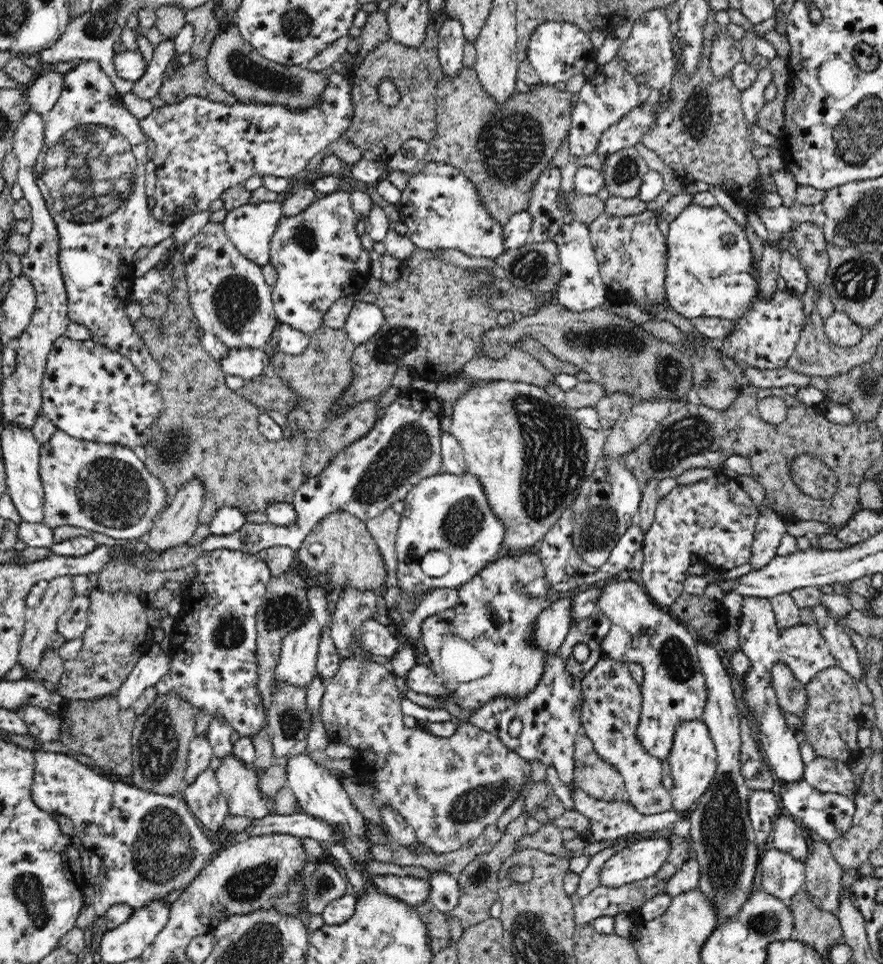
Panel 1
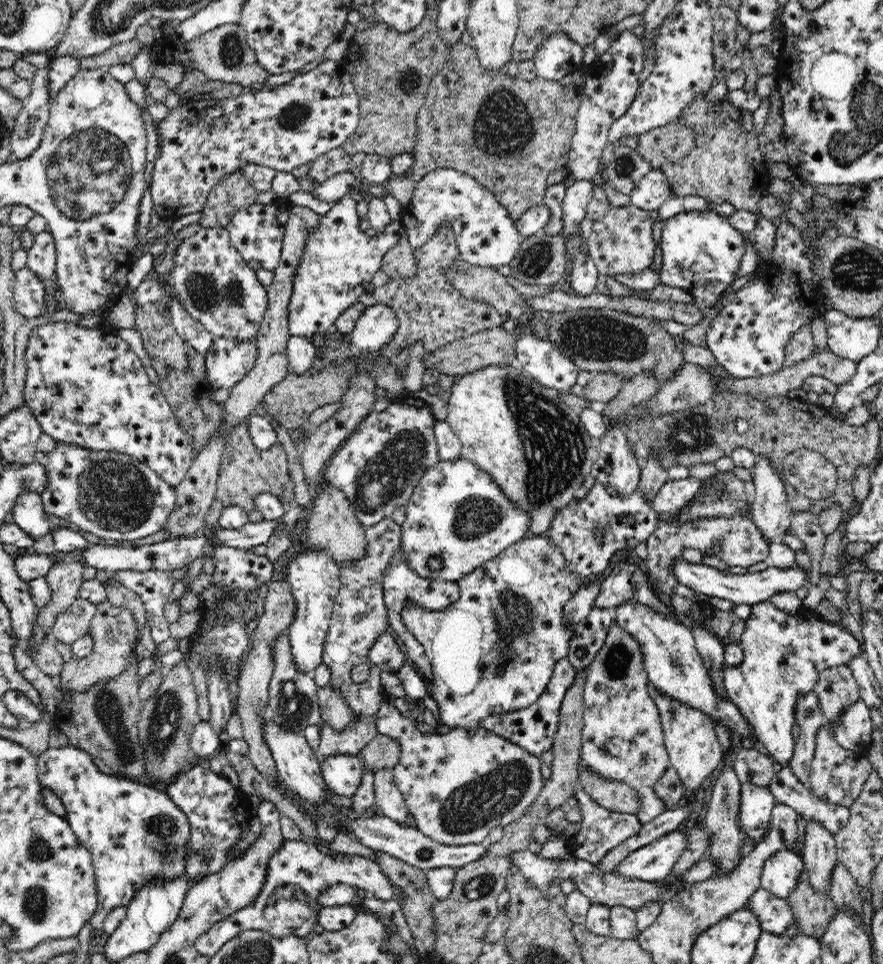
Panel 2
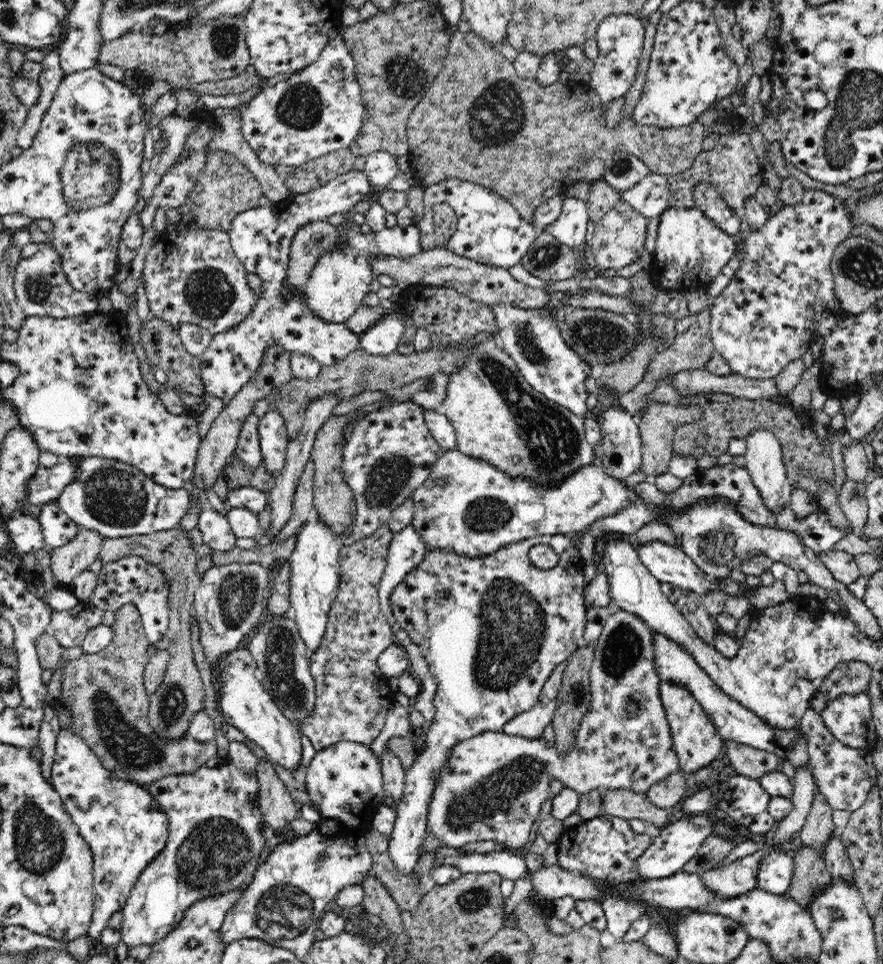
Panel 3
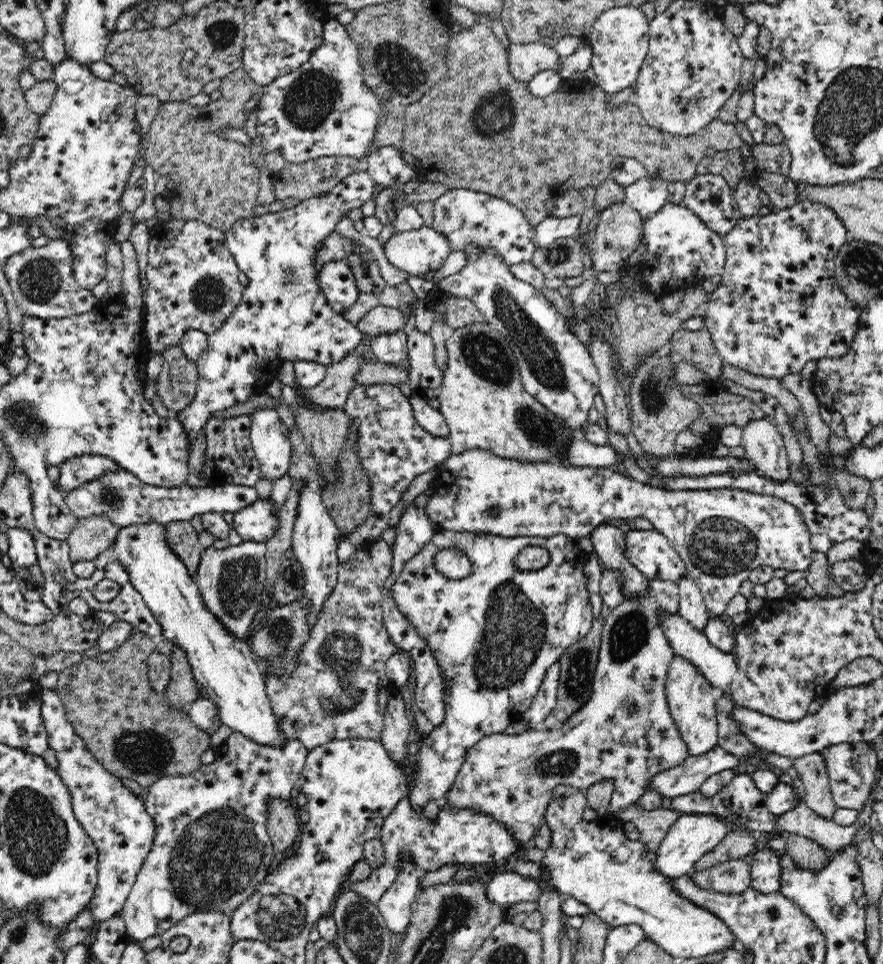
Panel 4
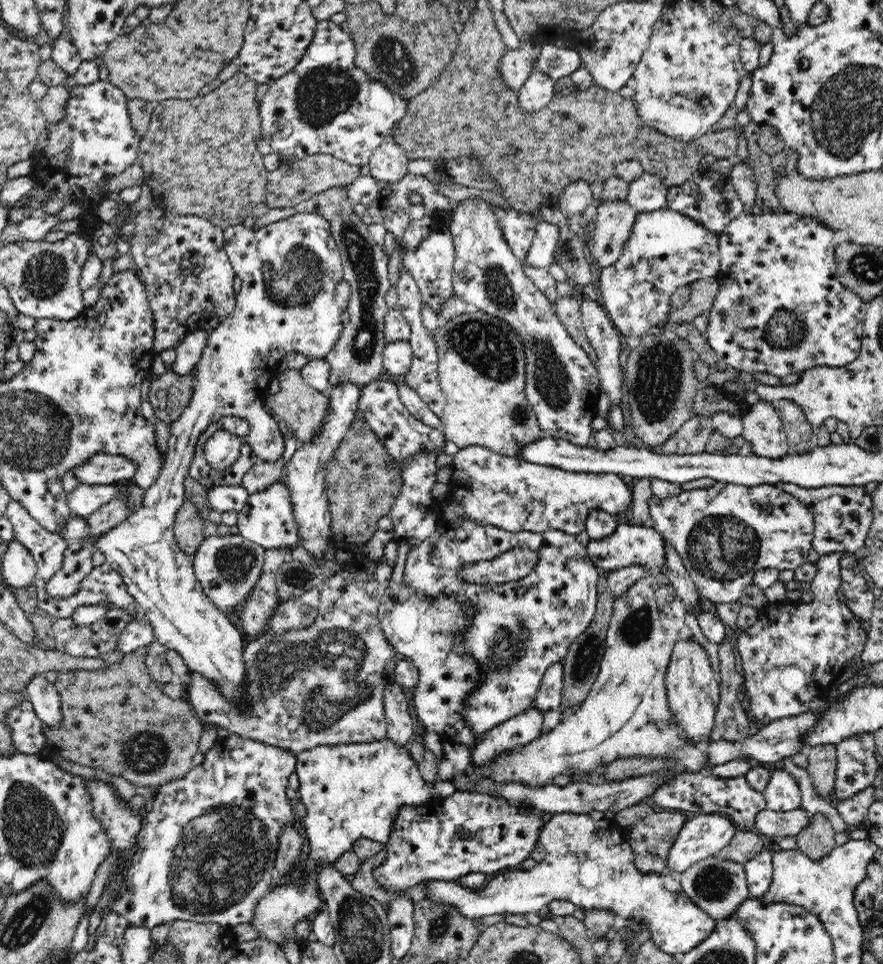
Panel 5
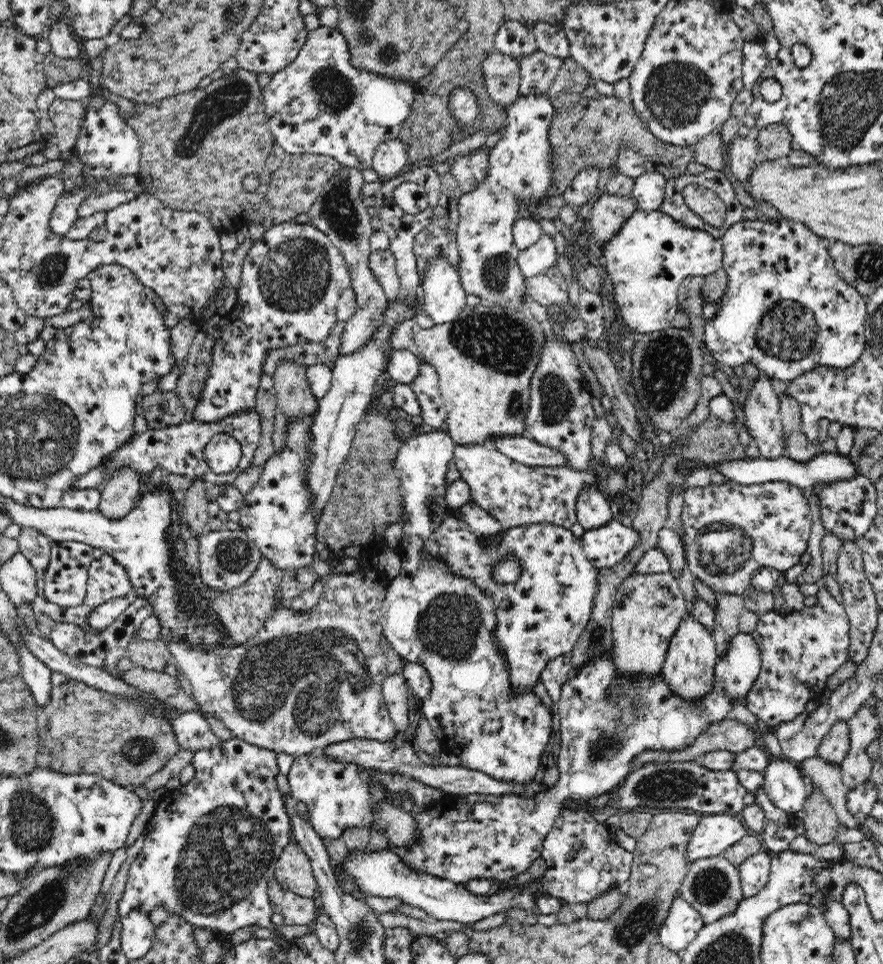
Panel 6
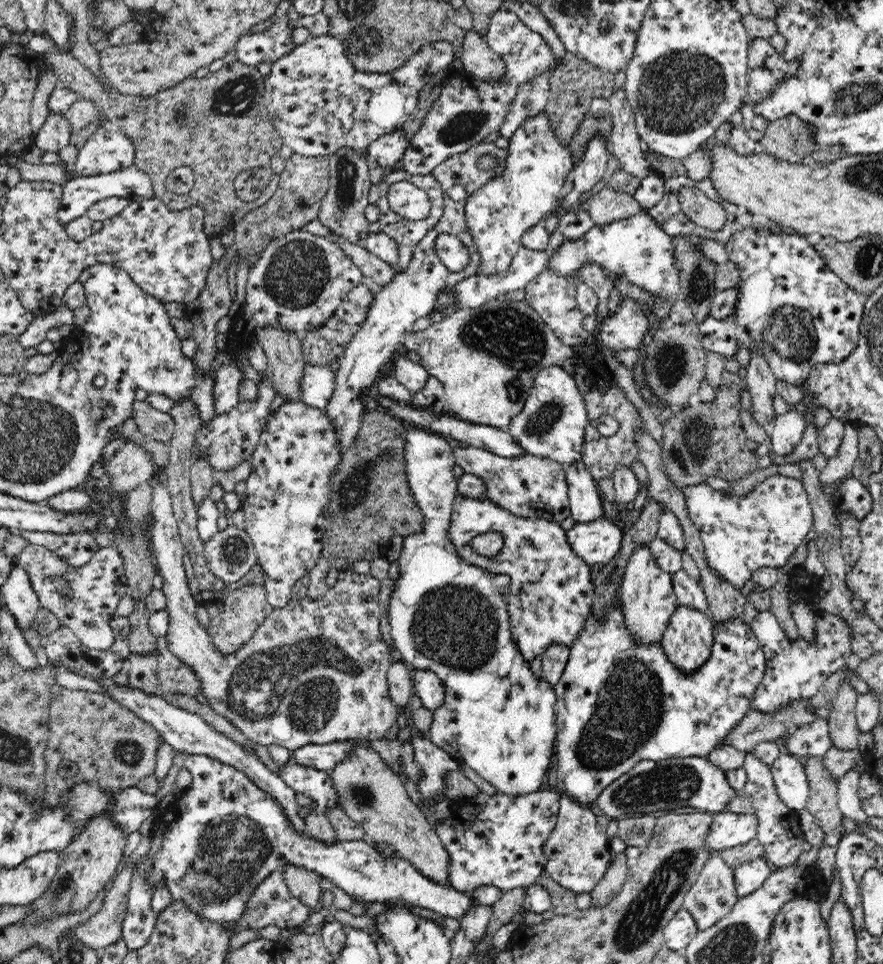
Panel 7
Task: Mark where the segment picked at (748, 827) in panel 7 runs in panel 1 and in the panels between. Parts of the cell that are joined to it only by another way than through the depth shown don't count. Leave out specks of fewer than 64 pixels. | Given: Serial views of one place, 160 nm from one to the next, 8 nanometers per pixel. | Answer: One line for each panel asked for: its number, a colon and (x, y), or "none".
1: (642, 860)
2: (654, 862)
3: (677, 843)
4: (693, 835)
5: (704, 835)
6: (715, 833)

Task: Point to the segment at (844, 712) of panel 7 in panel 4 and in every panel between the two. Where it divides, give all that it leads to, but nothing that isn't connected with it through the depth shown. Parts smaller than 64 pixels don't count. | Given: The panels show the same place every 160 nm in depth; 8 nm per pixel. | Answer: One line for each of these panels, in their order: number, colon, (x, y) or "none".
4: (811, 768)
5: (822, 758)
6: (834, 746)

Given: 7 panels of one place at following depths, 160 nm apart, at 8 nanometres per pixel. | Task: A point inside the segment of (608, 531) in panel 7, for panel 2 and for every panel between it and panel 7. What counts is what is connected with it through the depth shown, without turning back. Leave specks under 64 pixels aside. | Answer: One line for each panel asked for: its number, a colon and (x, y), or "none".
2: (751, 588)
3: (667, 563)
4: (649, 551)
5: (629, 545)
6: (606, 546)

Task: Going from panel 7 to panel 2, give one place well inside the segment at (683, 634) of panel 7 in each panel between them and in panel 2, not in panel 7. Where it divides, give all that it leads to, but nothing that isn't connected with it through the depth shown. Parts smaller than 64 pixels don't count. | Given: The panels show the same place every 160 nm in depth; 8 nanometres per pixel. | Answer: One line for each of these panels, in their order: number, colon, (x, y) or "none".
2: (694, 750)
3: (697, 742)
4: (689, 695)
5: (693, 690)
6: (688, 668)

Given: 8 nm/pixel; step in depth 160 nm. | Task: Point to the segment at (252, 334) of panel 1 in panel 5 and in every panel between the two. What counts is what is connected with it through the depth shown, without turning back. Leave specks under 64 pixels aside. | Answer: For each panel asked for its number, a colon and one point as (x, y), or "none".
2: (209, 278)
3: (193, 277)
4: (193, 283)
5: (188, 276)

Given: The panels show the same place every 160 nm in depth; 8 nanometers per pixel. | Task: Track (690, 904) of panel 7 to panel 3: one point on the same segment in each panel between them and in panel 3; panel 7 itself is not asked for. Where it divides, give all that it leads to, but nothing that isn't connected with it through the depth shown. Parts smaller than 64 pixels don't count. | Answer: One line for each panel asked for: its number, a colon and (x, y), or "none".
3: (732, 880)
4: (731, 877)
5: (718, 887)
6: (712, 887)

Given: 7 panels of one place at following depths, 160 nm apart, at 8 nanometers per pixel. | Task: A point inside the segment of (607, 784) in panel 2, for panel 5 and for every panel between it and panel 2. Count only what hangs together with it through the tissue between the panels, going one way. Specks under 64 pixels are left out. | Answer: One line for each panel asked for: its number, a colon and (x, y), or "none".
3: (626, 804)
4: (652, 825)
5: (651, 839)

